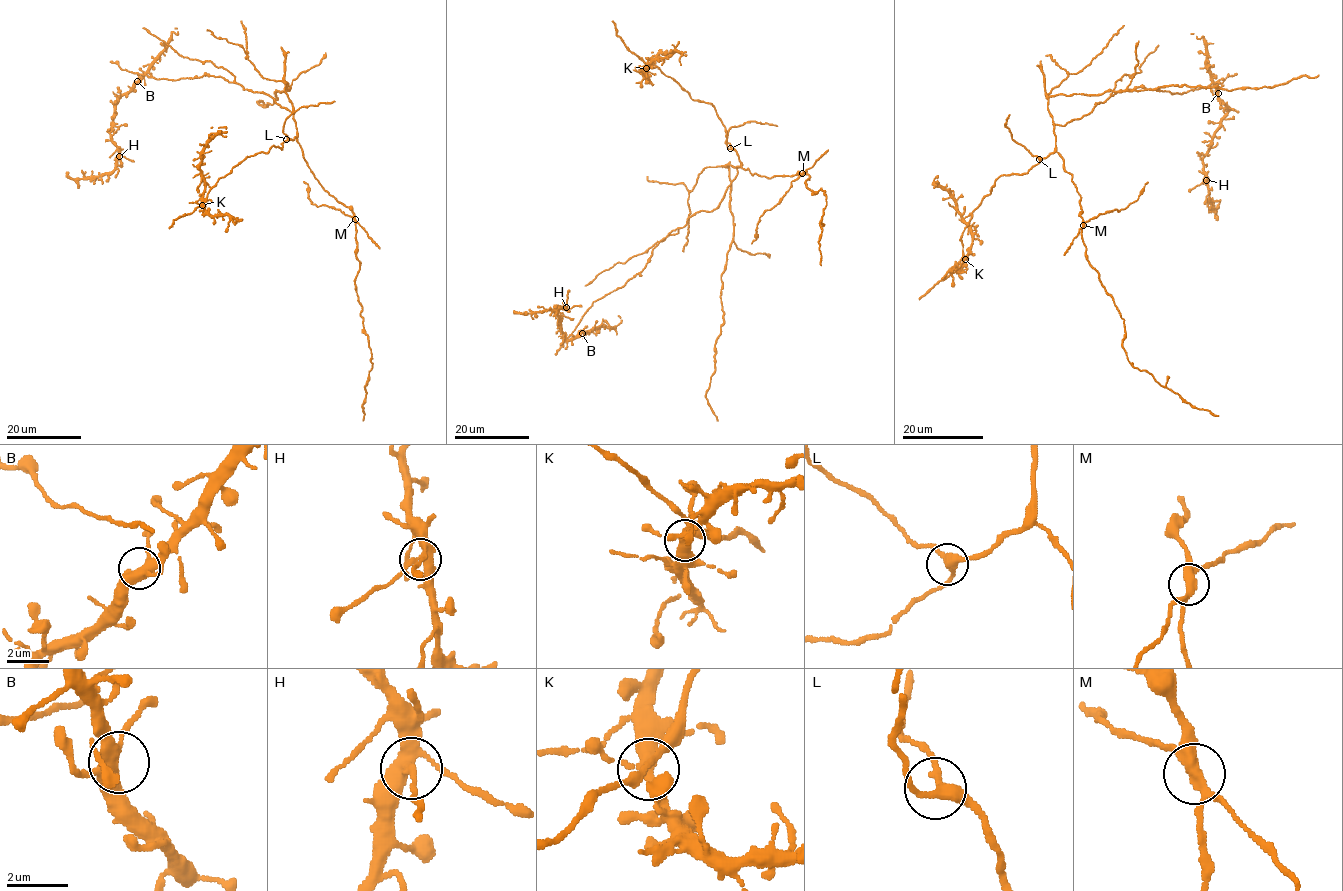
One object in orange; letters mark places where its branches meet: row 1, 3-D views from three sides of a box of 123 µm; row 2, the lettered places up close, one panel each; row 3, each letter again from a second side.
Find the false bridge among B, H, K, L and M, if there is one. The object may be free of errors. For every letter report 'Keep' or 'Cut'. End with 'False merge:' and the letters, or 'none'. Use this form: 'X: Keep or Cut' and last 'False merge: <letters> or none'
B: Keep
H: Keep
K: Keep
L: Keep
M: Cut
False merge: M

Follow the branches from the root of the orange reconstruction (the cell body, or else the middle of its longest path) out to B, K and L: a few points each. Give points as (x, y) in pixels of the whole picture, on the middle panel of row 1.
B: (730, 183), (716, 208), (692, 214), (654, 248), (641, 271), (593, 302), (579, 323), (586, 326), (582, 333)
K: (730, 183), (741, 162), (728, 148), (716, 109), (693, 100), (656, 66), (646, 68)
L: (730, 183), (741, 162), (730, 148)

